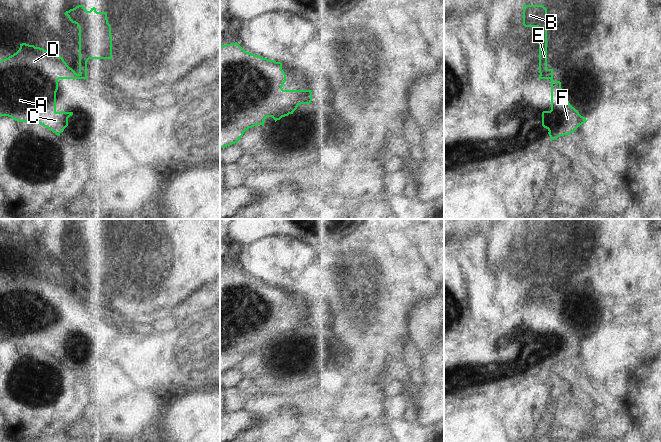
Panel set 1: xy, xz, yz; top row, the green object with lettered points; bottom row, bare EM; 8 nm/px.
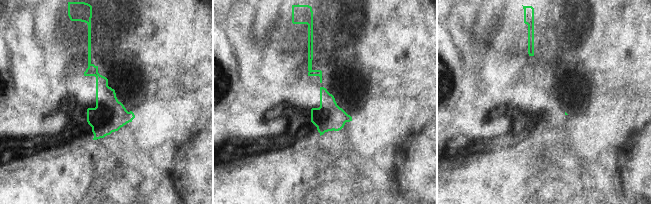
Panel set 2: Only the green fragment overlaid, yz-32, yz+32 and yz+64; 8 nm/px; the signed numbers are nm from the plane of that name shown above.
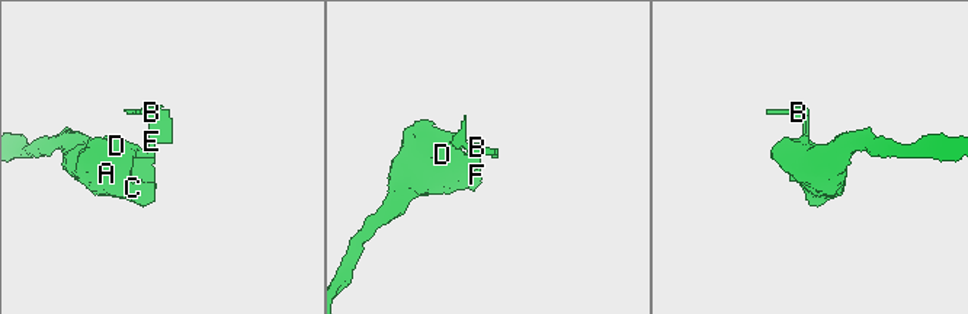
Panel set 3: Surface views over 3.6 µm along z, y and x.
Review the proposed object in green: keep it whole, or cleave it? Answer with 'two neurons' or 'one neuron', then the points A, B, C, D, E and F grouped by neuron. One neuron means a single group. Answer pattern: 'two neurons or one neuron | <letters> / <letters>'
two neurons | A C D F / B E

